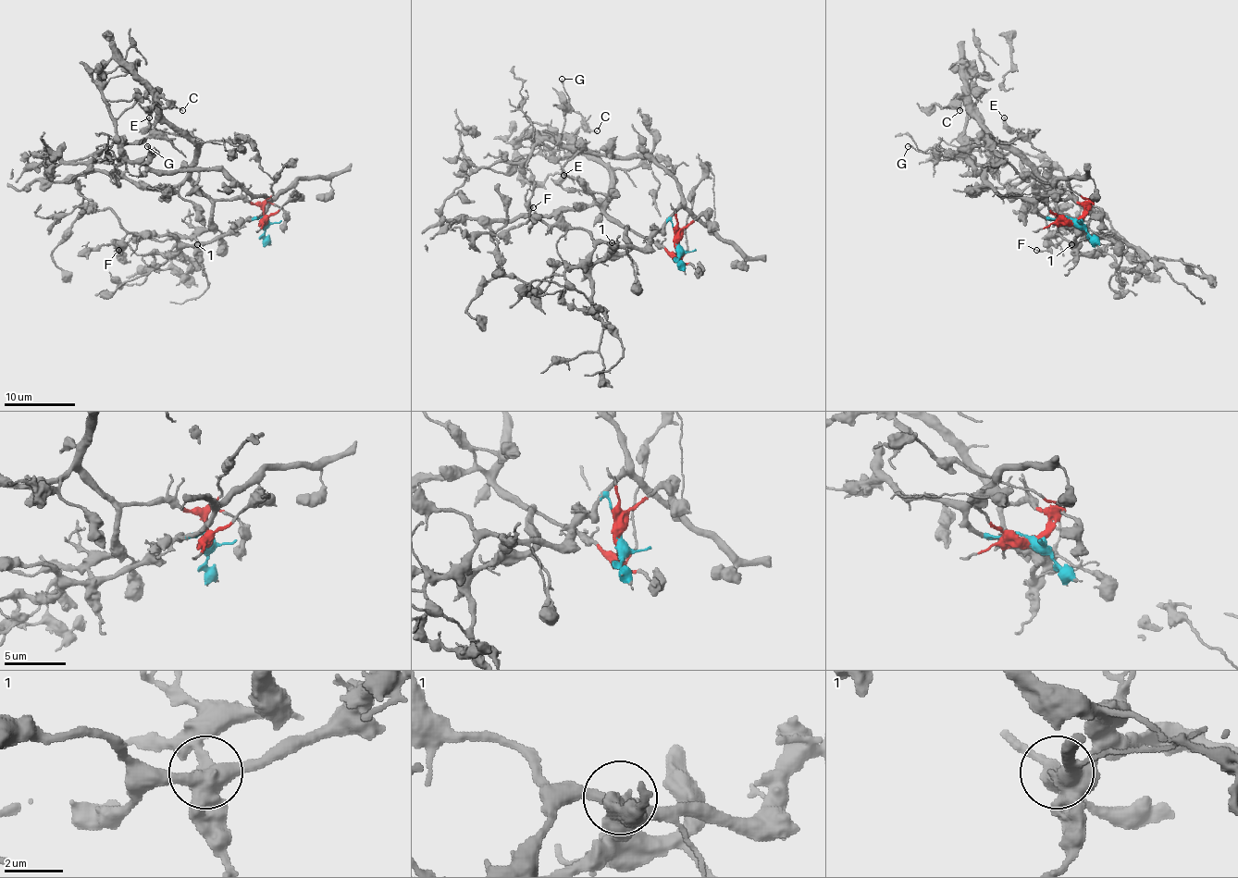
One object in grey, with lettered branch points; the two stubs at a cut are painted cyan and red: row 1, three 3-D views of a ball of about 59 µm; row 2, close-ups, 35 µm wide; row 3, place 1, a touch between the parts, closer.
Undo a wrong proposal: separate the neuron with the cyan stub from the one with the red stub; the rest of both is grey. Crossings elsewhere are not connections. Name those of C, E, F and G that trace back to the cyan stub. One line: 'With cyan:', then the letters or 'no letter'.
With cyan: F, G

